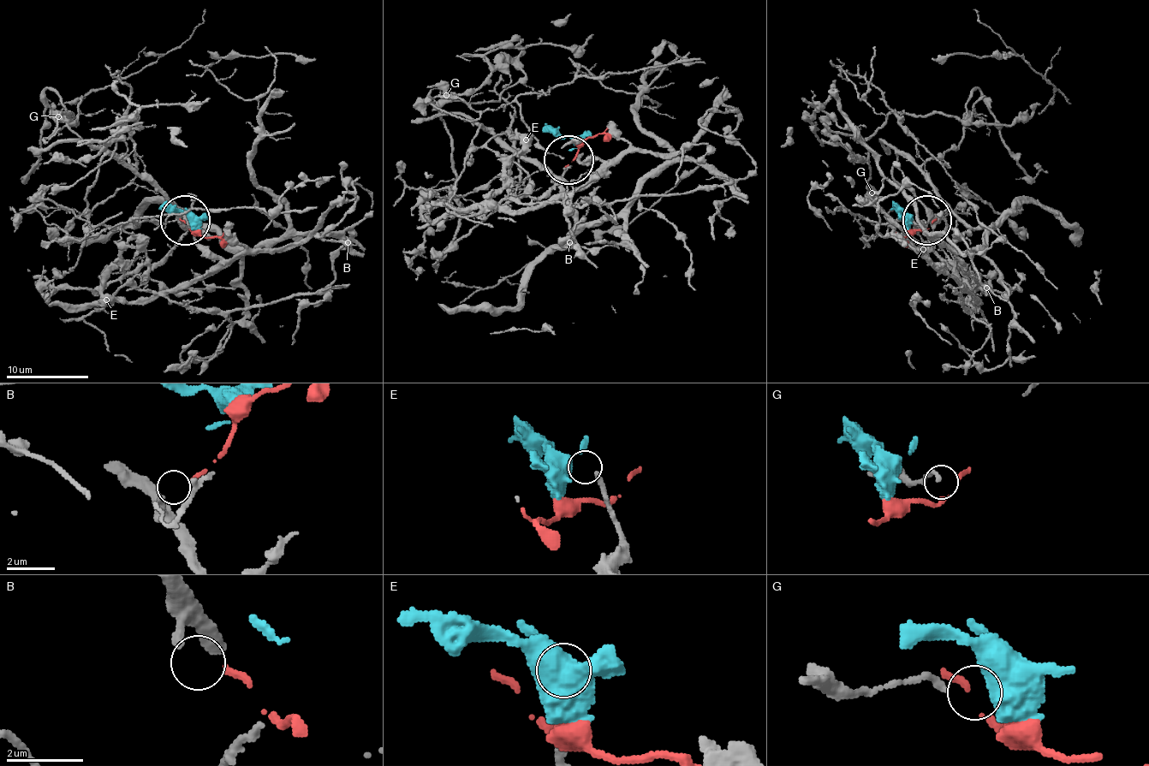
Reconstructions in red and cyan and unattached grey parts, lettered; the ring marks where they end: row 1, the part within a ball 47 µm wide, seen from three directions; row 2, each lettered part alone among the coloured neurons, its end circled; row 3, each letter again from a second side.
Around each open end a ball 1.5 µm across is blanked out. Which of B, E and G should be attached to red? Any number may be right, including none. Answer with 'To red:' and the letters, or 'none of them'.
To red: B

